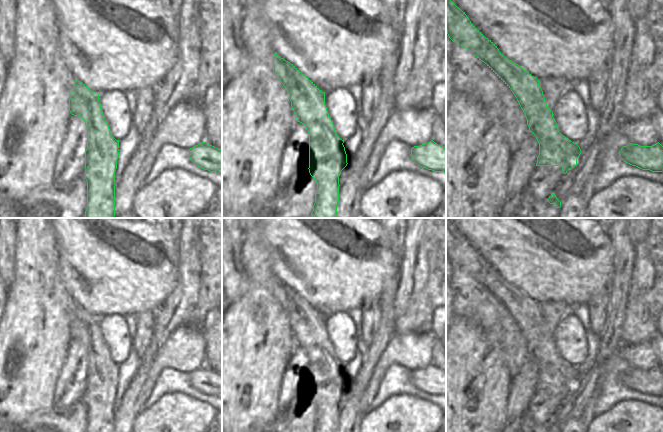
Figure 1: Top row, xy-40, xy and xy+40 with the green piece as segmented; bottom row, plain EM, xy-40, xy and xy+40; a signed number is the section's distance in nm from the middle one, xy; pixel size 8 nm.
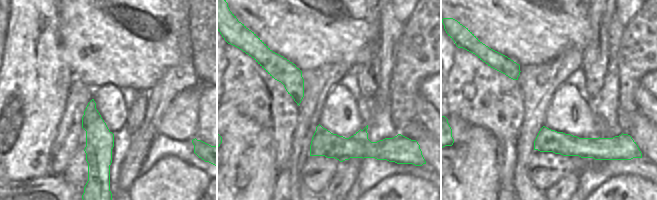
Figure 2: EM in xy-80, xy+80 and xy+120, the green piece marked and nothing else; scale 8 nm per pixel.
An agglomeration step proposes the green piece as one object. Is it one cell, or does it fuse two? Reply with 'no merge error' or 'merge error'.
merge error

